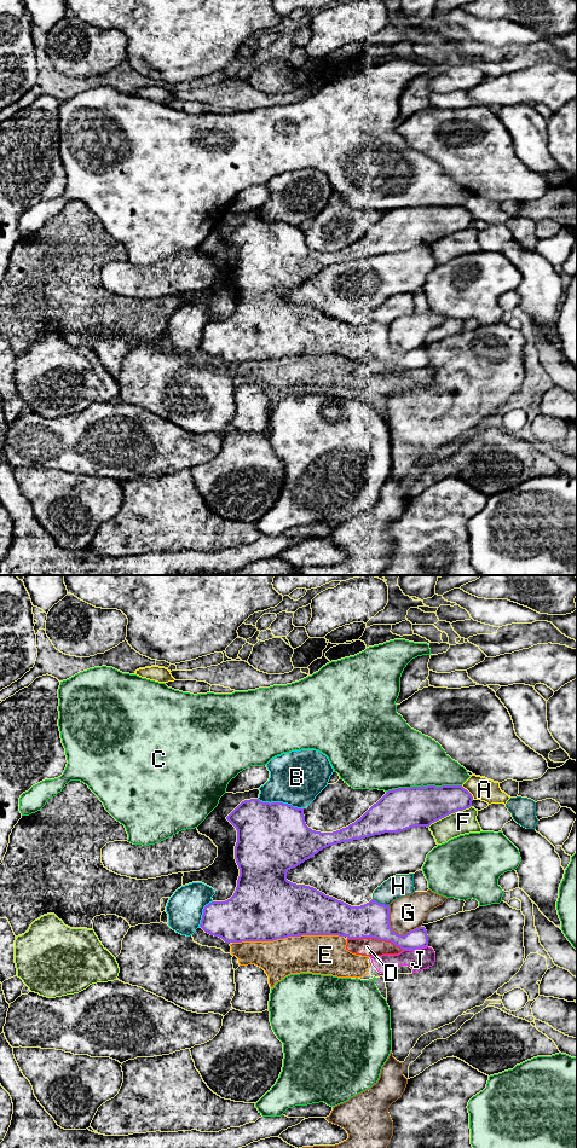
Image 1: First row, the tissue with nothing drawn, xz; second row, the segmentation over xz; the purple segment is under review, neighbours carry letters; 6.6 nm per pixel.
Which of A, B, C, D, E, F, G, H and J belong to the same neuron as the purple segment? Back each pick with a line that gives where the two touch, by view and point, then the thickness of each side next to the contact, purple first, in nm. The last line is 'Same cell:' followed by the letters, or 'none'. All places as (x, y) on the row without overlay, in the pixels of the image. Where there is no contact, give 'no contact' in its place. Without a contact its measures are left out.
Same cell: none

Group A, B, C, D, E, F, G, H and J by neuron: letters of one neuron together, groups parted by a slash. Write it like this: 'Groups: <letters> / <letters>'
Groups: A / B / C / D / E J / F / G / H

